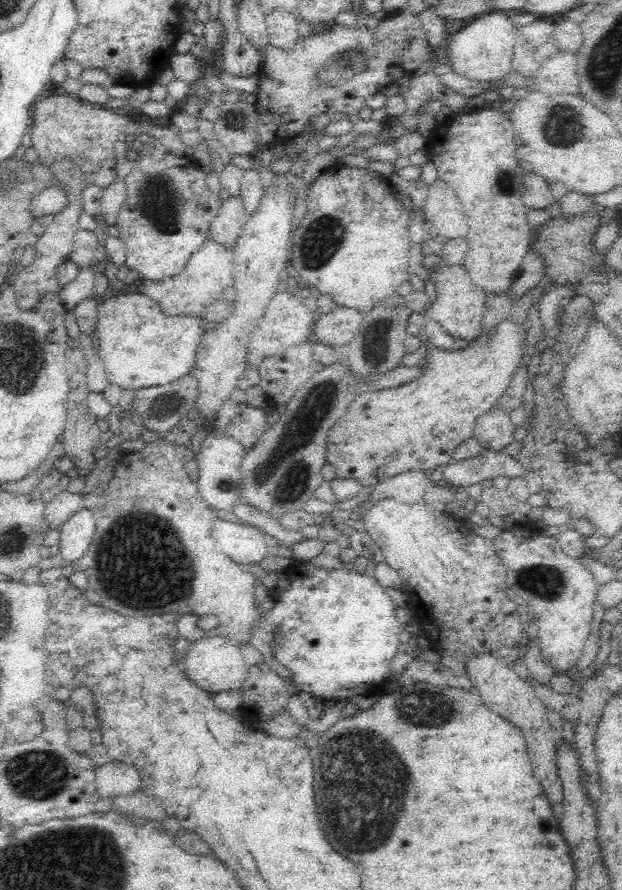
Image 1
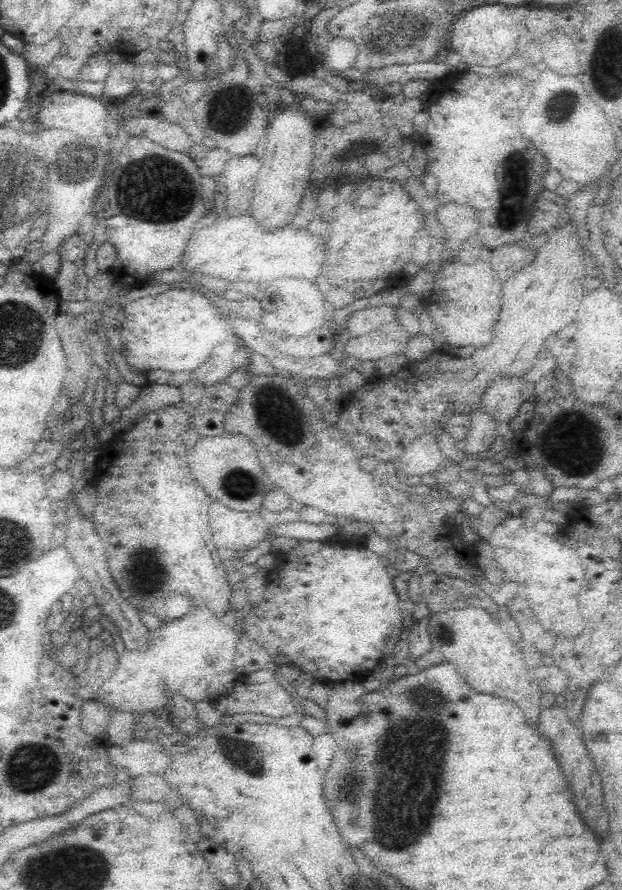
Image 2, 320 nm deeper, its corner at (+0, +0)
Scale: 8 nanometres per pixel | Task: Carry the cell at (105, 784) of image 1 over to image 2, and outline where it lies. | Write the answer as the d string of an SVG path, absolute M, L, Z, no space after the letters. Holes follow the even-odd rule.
M142 739L115 740L108 747L109 764L113 764L122 776L156 776L152 772L164 772L170 766L170 756L162 744Z

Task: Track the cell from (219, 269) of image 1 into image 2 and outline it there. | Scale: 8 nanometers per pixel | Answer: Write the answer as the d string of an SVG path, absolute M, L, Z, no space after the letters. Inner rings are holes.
M236 216L214 222L208 228L200 228L184 252L186 268L190 272L204 272L224 280L244 280L244 282L262 282L274 280L278 276L308 276L314 280L320 274L320 260L324 258L324 248L318 236L312 236L306 228L298 232L290 228L264 230L256 224L252 216Z

